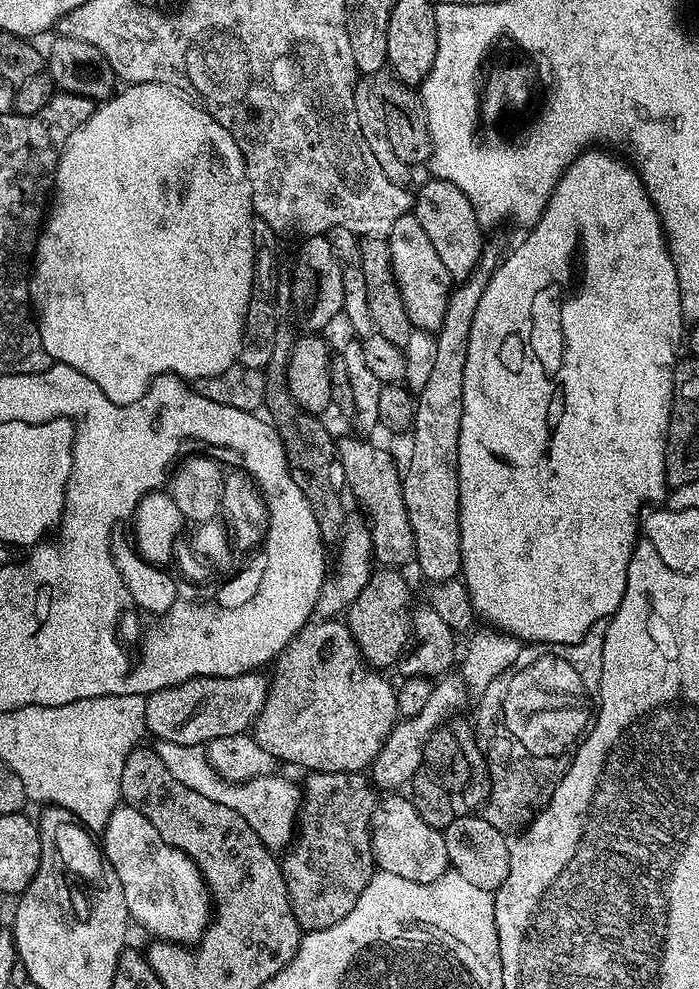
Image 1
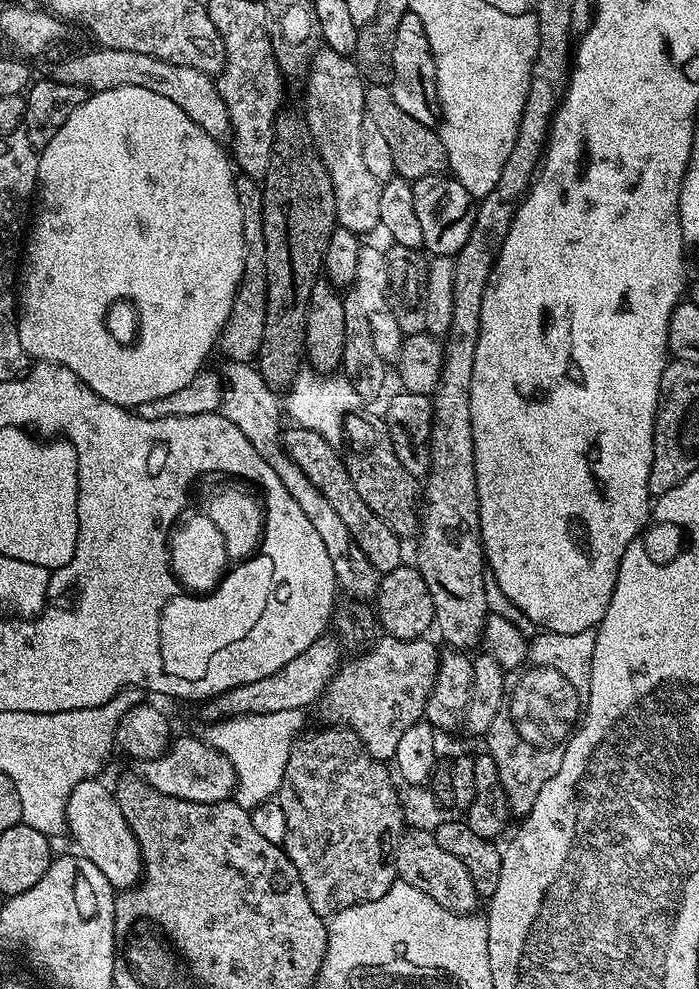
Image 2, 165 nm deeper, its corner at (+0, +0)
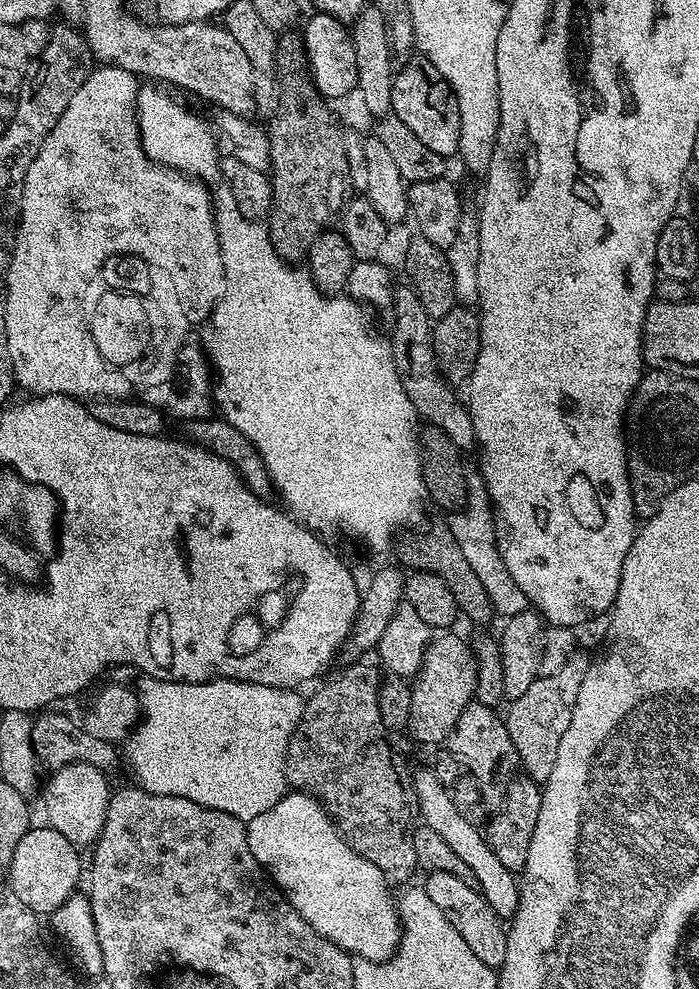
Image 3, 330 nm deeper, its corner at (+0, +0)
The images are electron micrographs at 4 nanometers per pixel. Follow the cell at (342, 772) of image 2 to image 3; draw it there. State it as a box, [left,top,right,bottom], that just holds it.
[286,662,419,885]

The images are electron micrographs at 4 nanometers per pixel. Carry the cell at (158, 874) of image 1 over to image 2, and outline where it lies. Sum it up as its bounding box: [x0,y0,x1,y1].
[66,778,142,890]

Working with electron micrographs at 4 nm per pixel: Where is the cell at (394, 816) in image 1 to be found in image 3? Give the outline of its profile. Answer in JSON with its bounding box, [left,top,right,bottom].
[422,872,508,970]

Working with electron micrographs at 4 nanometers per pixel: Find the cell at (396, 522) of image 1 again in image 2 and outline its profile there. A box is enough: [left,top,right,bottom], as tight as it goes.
[282,426,404,574]

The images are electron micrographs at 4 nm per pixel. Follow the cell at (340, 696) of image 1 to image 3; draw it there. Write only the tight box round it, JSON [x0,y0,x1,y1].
[407,634,478,745]

